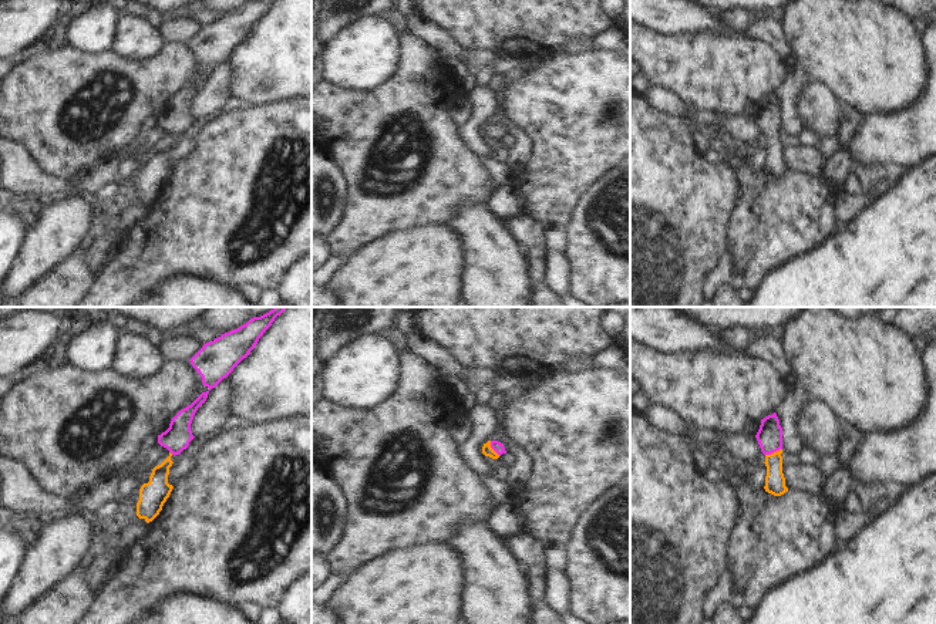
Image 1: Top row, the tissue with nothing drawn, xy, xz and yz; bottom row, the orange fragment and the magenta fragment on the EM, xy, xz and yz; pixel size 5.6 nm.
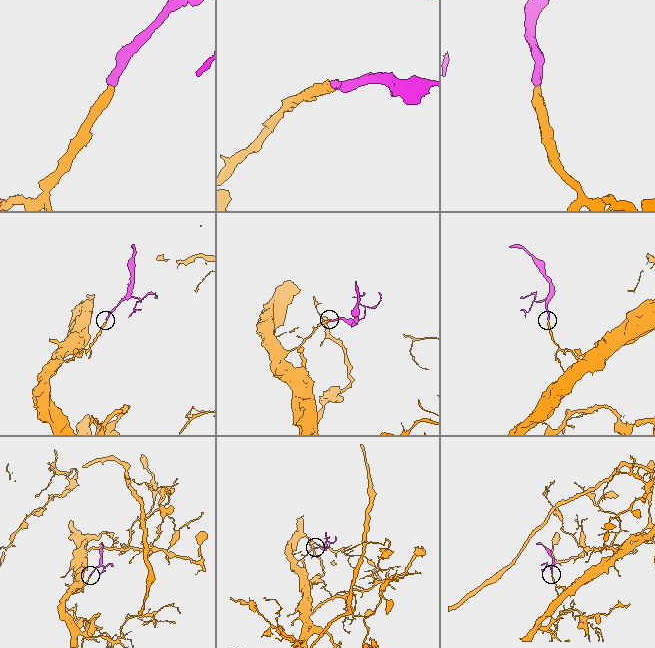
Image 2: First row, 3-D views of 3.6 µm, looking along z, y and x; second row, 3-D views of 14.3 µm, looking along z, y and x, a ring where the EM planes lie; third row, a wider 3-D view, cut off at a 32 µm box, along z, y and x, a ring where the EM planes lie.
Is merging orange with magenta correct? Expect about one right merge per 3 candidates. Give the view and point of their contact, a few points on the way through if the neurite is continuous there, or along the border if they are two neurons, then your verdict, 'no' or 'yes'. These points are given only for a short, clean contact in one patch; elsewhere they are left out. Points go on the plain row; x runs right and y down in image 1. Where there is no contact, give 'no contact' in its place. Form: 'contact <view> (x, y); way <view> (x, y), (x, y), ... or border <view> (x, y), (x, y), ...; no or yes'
contact yz (774, 134); way yz (774, 162), (774, 134), (770, 117); yes

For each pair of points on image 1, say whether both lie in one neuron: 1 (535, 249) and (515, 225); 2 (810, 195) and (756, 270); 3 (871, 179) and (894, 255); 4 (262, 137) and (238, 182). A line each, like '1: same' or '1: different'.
1: same
2: same
3: different
4: same

